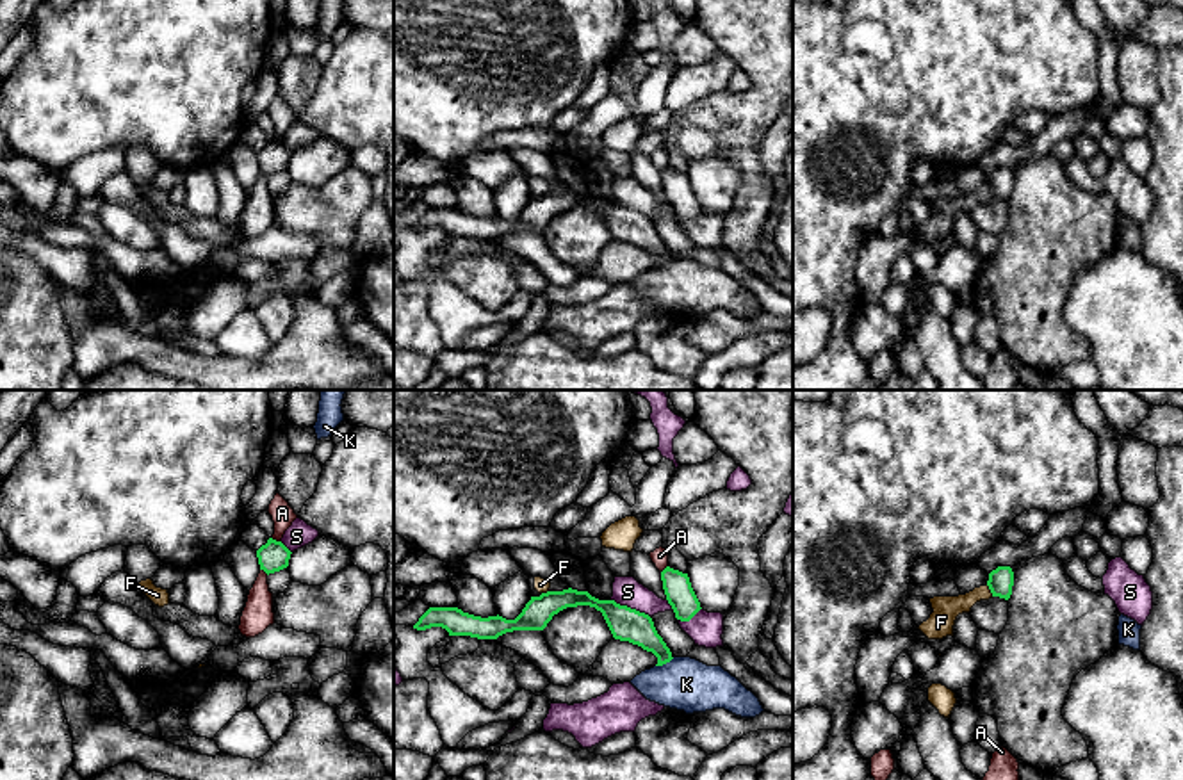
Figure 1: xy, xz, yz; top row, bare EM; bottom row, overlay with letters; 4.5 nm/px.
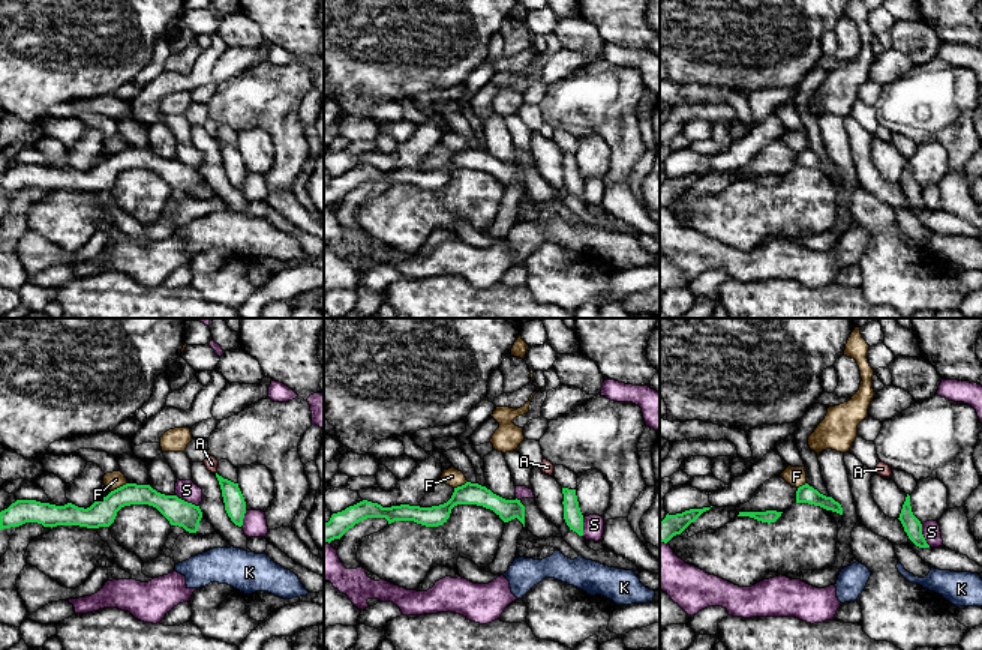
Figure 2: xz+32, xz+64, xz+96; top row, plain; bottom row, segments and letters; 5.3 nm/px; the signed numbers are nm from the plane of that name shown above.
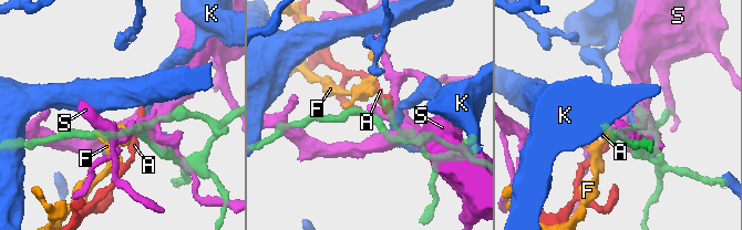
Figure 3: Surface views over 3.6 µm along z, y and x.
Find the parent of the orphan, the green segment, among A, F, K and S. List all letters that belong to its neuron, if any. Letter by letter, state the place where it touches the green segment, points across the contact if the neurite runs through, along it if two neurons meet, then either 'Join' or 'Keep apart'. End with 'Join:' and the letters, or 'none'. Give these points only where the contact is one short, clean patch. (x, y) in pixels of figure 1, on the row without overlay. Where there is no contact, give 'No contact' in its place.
A: Touches green at xy (275, 141). Boundary: xy (271, 139), (280, 143). Keep apart
F: Touches green at yz (989, 189). Join
K: Touches green at xz (665, 264). Keep apart
S: Touches green at xz (629, 209). Keep apart
Join: F

